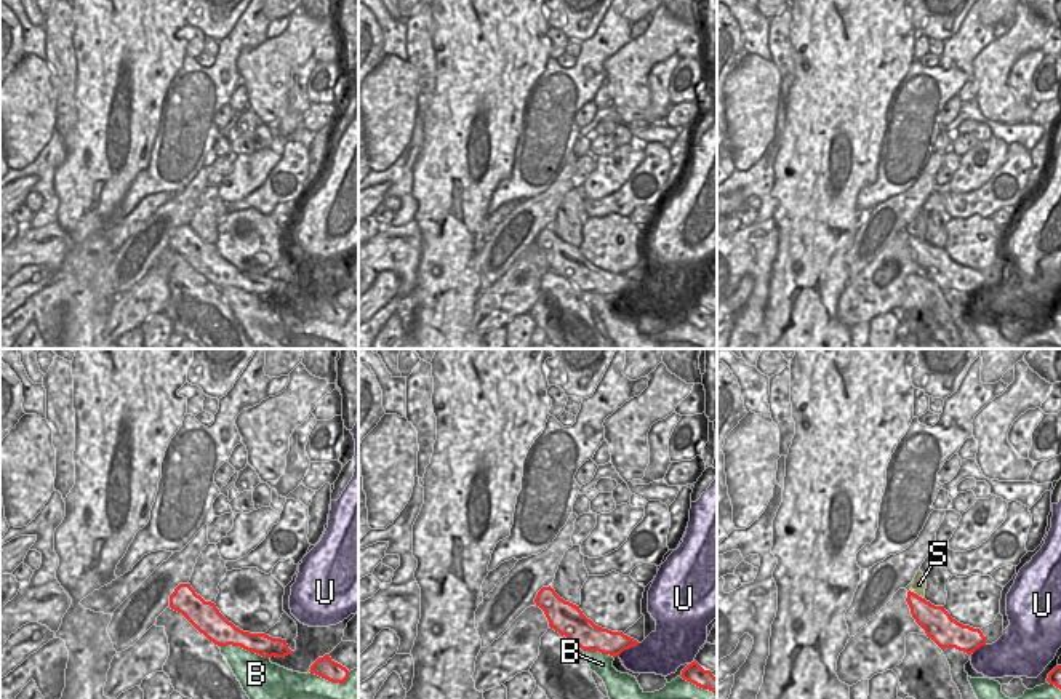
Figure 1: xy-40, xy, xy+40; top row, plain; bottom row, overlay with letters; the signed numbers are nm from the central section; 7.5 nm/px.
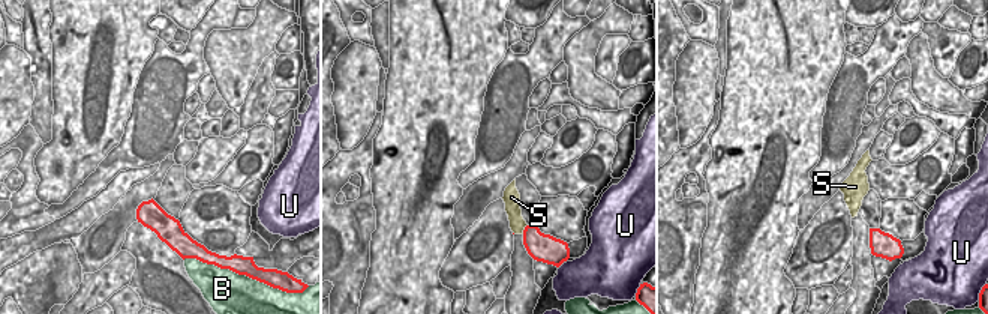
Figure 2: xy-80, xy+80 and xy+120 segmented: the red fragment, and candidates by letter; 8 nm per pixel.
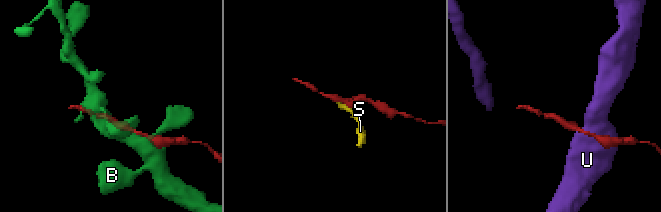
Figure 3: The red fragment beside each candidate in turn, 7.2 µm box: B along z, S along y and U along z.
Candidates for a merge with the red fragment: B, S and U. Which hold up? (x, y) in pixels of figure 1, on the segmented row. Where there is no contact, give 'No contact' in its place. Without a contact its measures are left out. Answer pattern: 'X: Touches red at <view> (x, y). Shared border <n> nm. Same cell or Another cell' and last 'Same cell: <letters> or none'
B: Touches red at xy-40 (245, 648). Shared border 400 nm. Another cell
S: Touches red at xy+40 (916, 594). Shared border 150 nm. Another cell
U: Touches red at xy (628, 648). Shared border 190 nm. Another cell
Same cell: none.

